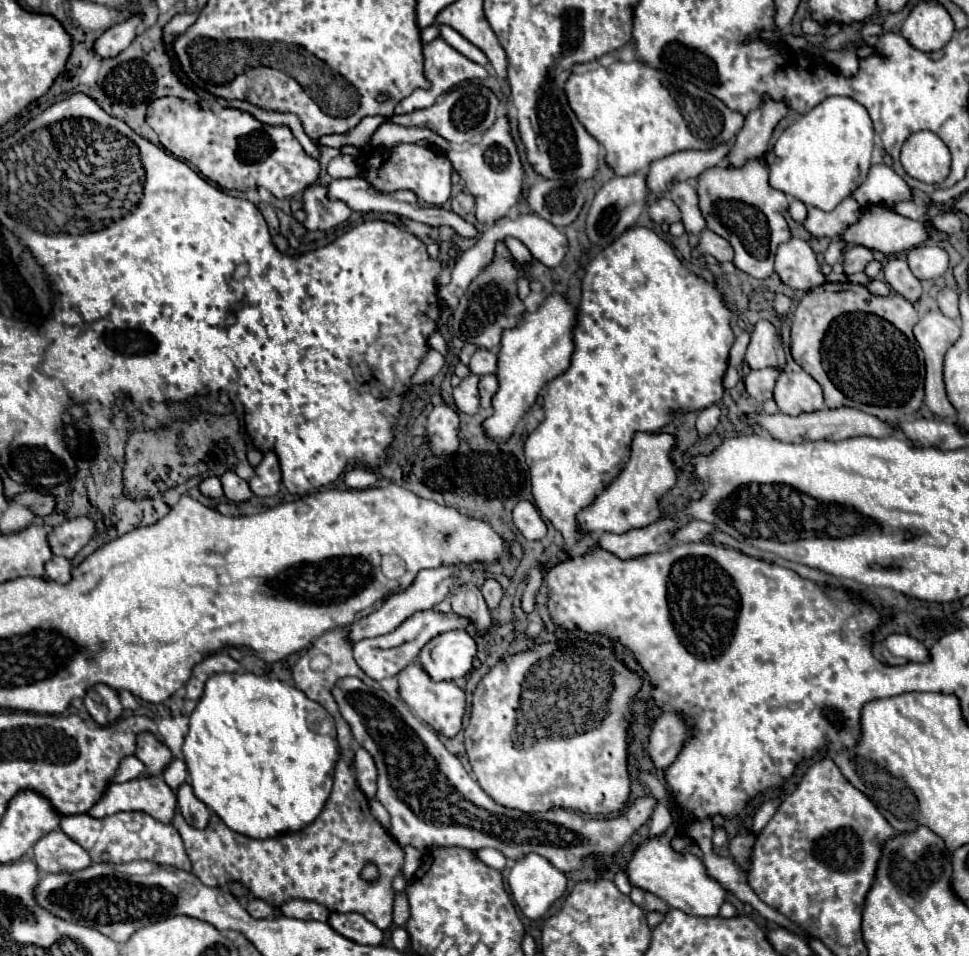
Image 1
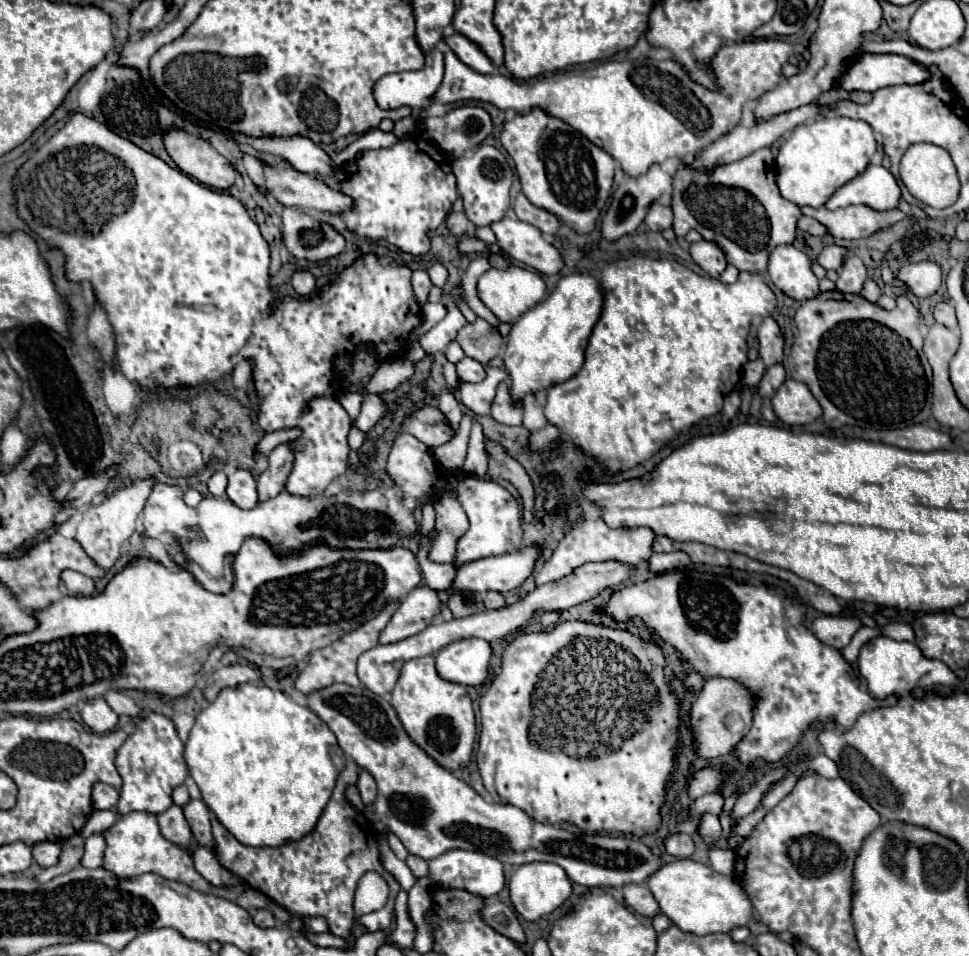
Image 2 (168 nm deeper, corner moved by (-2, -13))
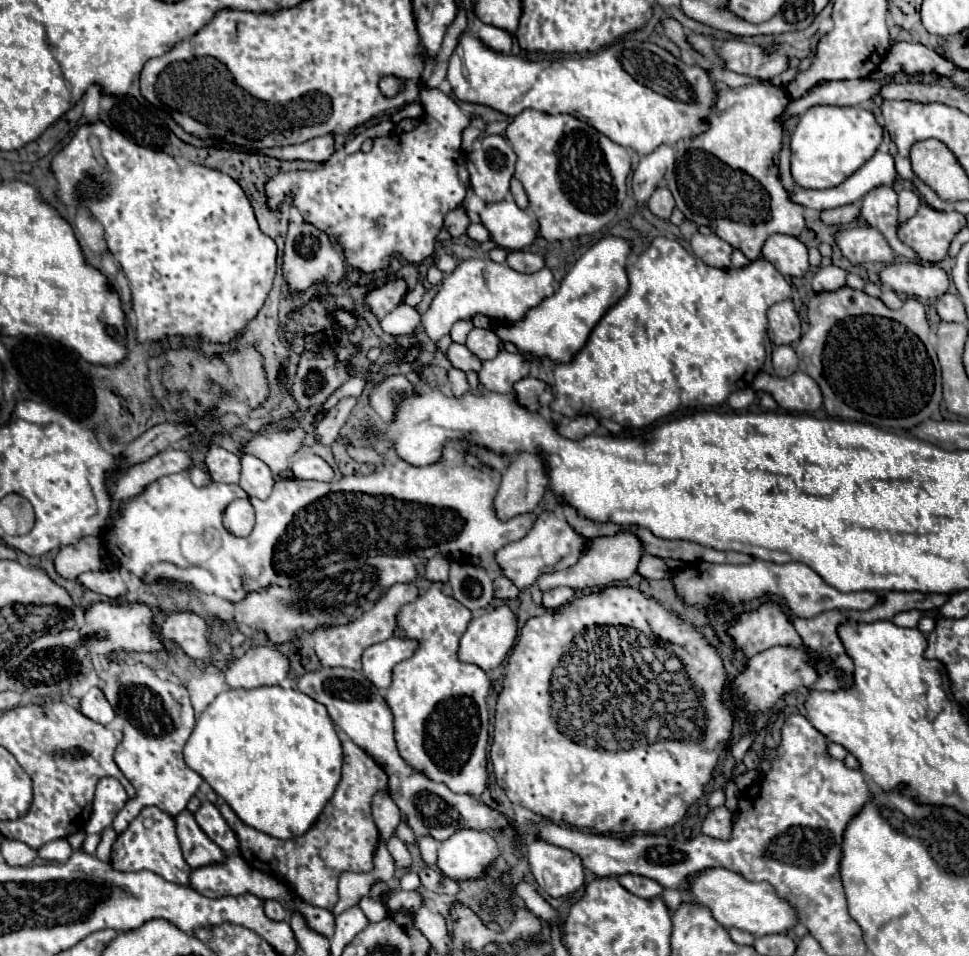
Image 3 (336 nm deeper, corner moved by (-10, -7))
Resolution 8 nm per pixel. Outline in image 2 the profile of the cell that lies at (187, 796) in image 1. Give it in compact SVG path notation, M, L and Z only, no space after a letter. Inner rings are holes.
M192 799L184 807L184 817L192 829L192 835L198 845L204 847L214 847L214 837L212 837L212 827L210 827L210 809L206 807L204 801Z

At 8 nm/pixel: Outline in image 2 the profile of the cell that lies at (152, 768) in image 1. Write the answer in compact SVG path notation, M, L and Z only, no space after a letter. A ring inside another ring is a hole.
M146 713L138 717L134 723L134 731L118 749L114 761L124 781L116 813L118 815L128 815L132 811L148 811L154 815L164 813L172 805L172 791L178 785L182 785L188 775L182 753L184 753L184 743L180 741L170 717L162 713Z

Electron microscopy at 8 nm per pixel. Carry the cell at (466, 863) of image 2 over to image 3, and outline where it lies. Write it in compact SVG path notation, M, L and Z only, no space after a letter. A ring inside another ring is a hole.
M460 829L438 847L438 867L454 881L484 879L500 857L494 837L486 831Z

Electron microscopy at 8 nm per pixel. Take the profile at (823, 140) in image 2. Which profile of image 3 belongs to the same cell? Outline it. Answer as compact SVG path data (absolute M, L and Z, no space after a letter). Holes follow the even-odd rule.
M818 105L800 115L790 141L794 183L802 189L830 189L860 169L882 143L882 127L874 115L856 107Z

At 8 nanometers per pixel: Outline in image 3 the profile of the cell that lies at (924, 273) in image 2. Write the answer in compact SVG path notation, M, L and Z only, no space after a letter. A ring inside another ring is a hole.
M902 261L880 271L880 279L894 291L918 299L936 299L948 291L948 275L940 265L920 265L918 261Z

